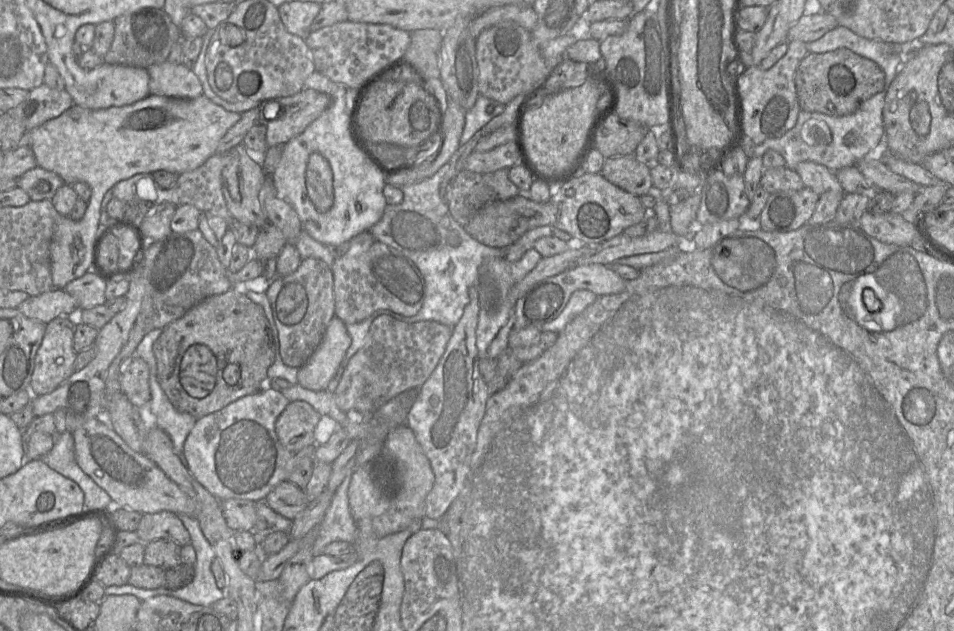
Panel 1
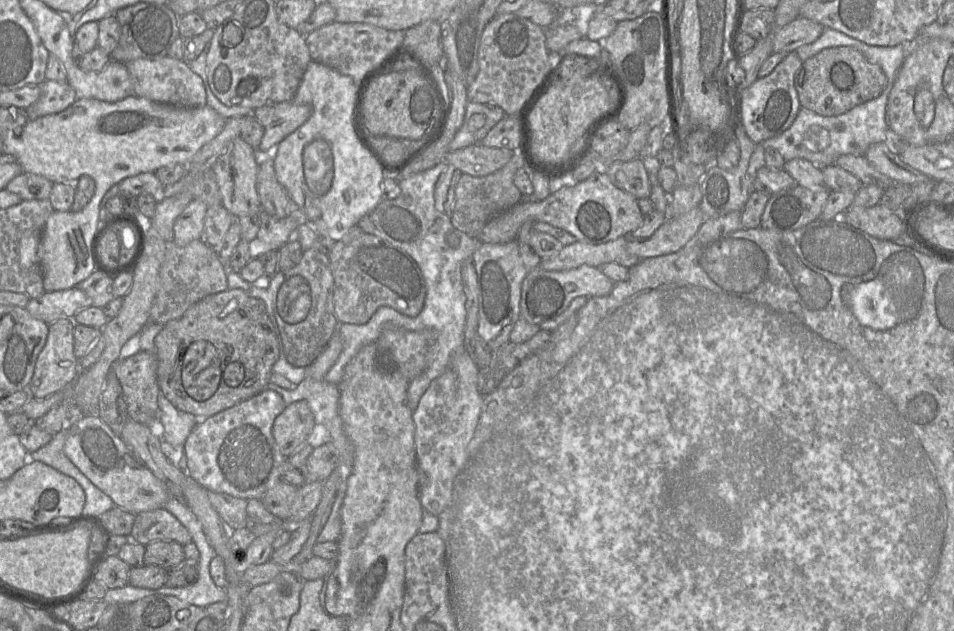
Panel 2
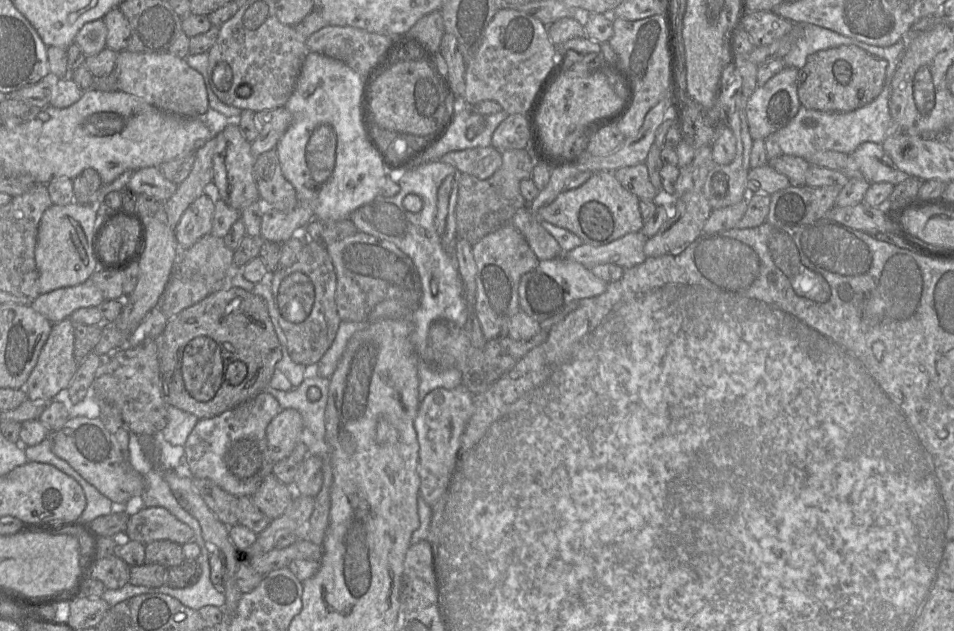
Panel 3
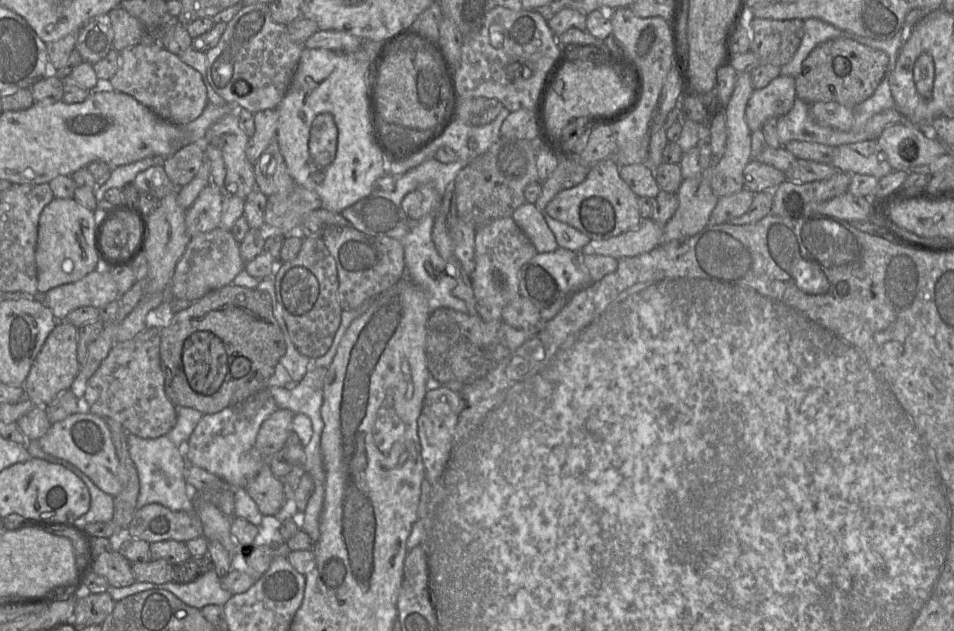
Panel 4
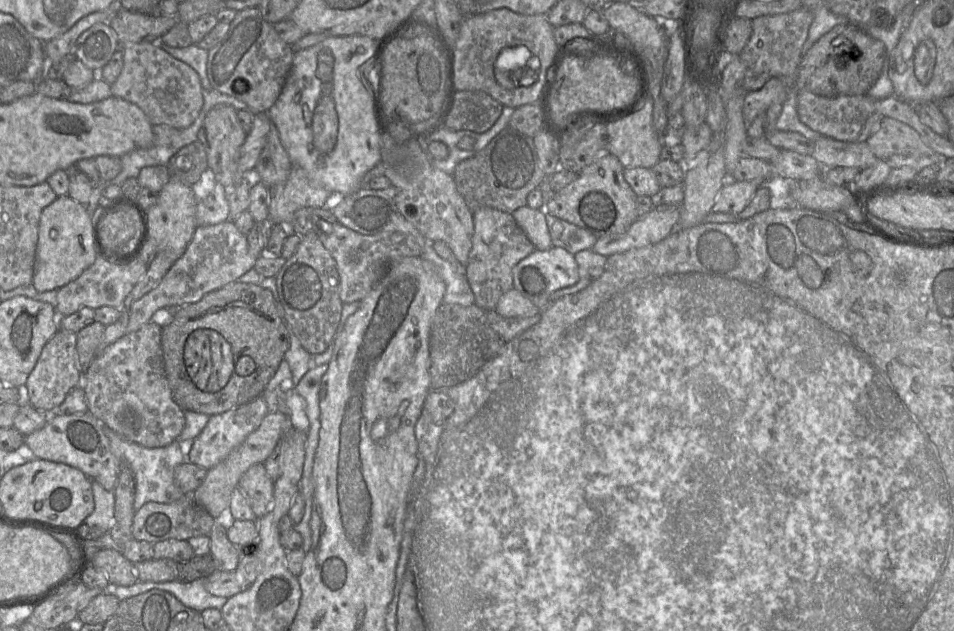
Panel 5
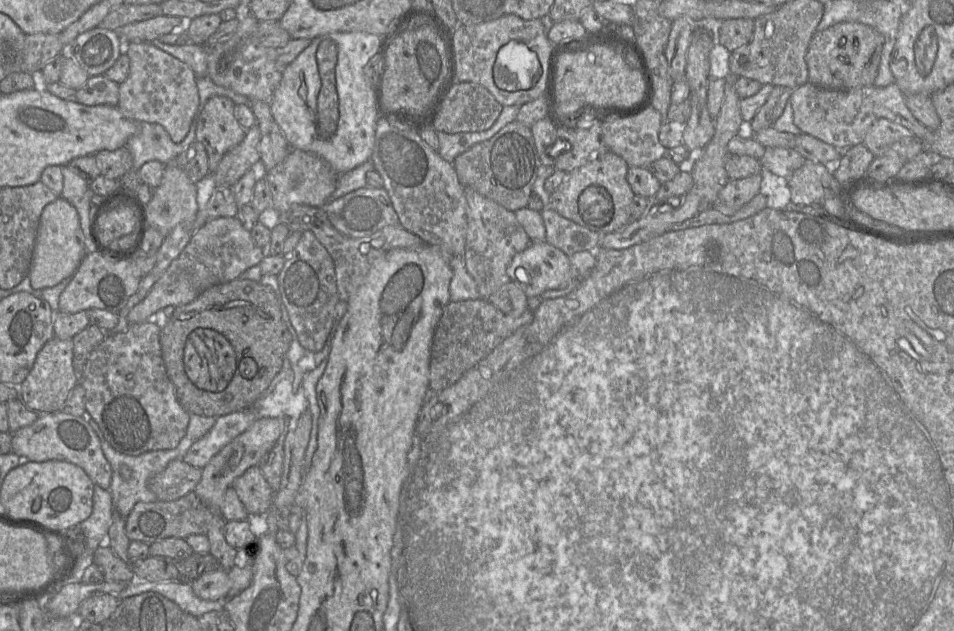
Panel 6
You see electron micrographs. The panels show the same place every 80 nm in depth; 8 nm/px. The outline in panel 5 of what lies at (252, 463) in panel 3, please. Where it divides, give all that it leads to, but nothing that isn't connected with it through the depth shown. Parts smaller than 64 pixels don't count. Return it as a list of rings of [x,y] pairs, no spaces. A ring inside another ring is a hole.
[[[259,396],[232,410],[210,416],[204,429],[193,440],[186,460],[204,469],[213,468],[255,431],[268,413],[268,406],[265,399],[263,396]]]

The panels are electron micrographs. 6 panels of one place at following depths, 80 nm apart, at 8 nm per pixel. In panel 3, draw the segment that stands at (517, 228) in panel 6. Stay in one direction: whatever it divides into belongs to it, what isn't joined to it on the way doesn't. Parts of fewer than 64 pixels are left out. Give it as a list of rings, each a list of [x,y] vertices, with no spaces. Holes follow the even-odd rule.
[[[509,222],[472,245],[477,267],[475,312],[486,340],[508,336],[511,318],[520,310],[521,277],[539,263],[523,235]]]

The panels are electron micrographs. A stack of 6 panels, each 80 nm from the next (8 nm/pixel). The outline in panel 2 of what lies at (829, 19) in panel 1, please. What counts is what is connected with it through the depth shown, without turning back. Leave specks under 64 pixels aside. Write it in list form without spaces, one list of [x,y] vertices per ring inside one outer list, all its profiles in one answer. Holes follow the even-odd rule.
[[[797,17],[789,24],[777,30],[772,53],[790,53],[798,47],[816,41],[822,34],[824,26],[804,17]]]

